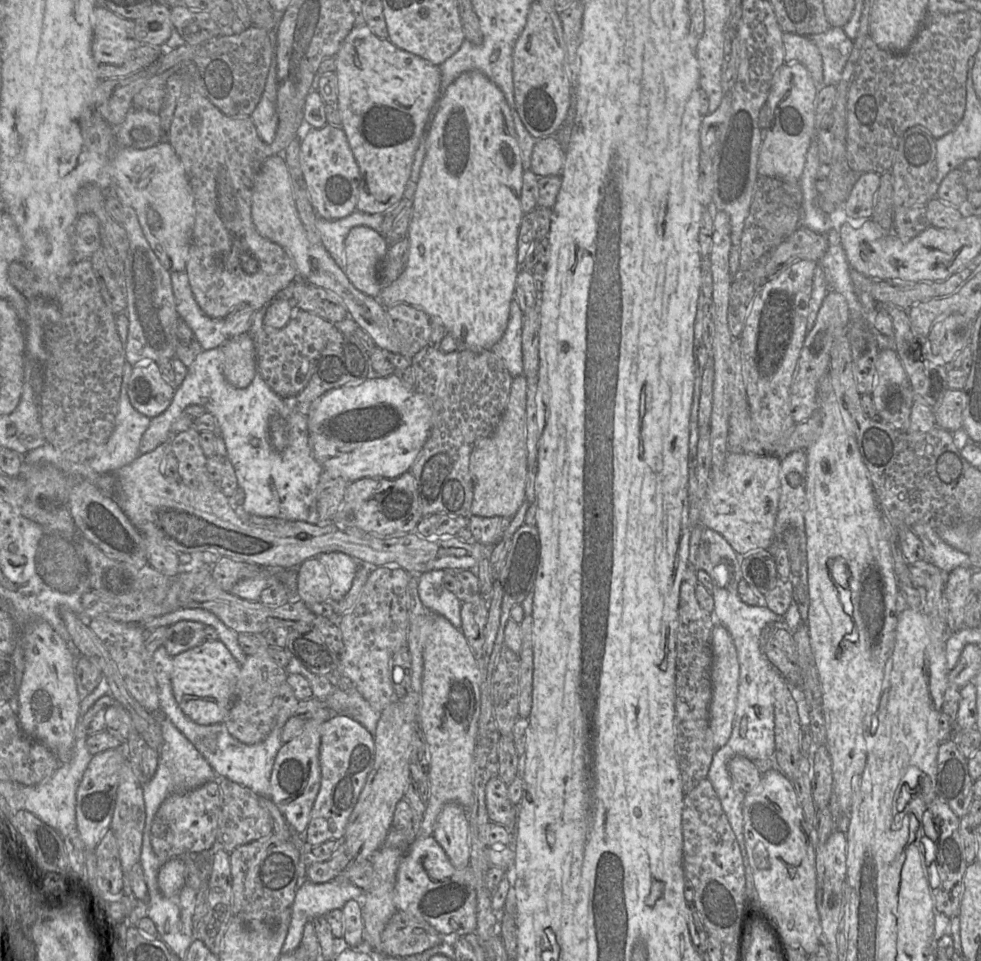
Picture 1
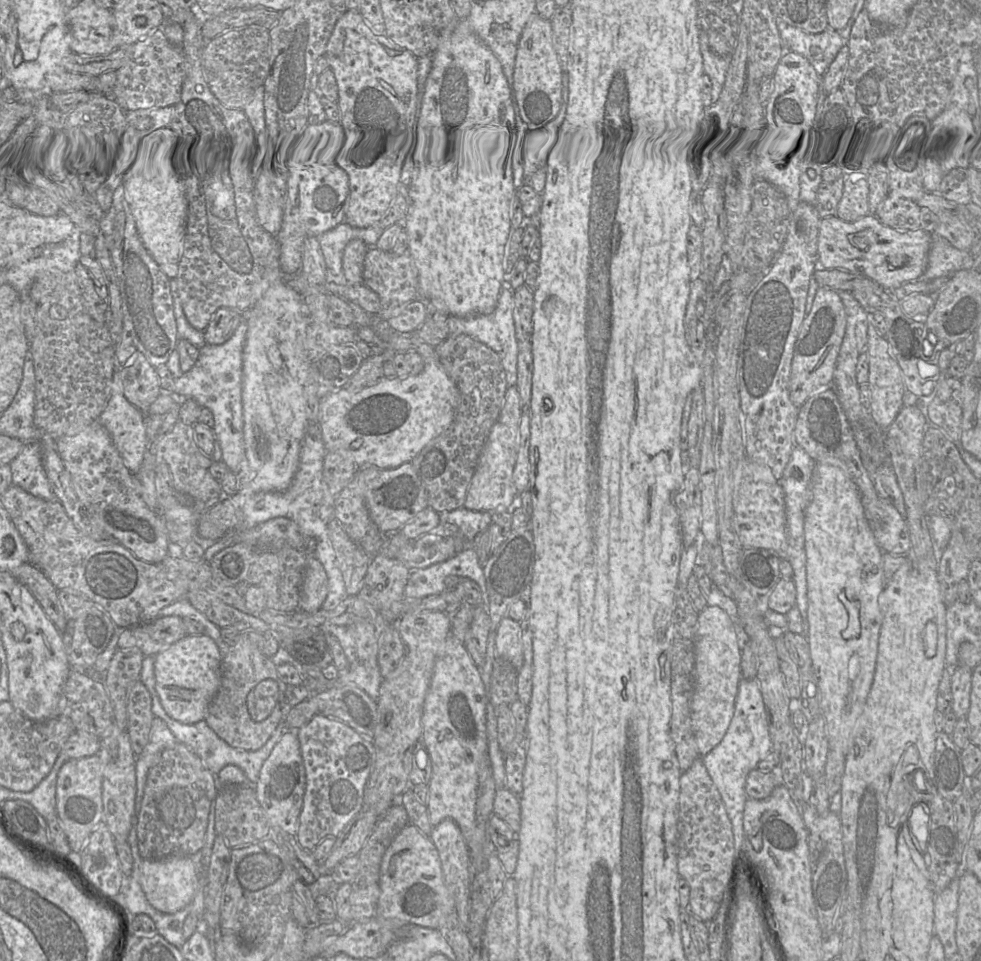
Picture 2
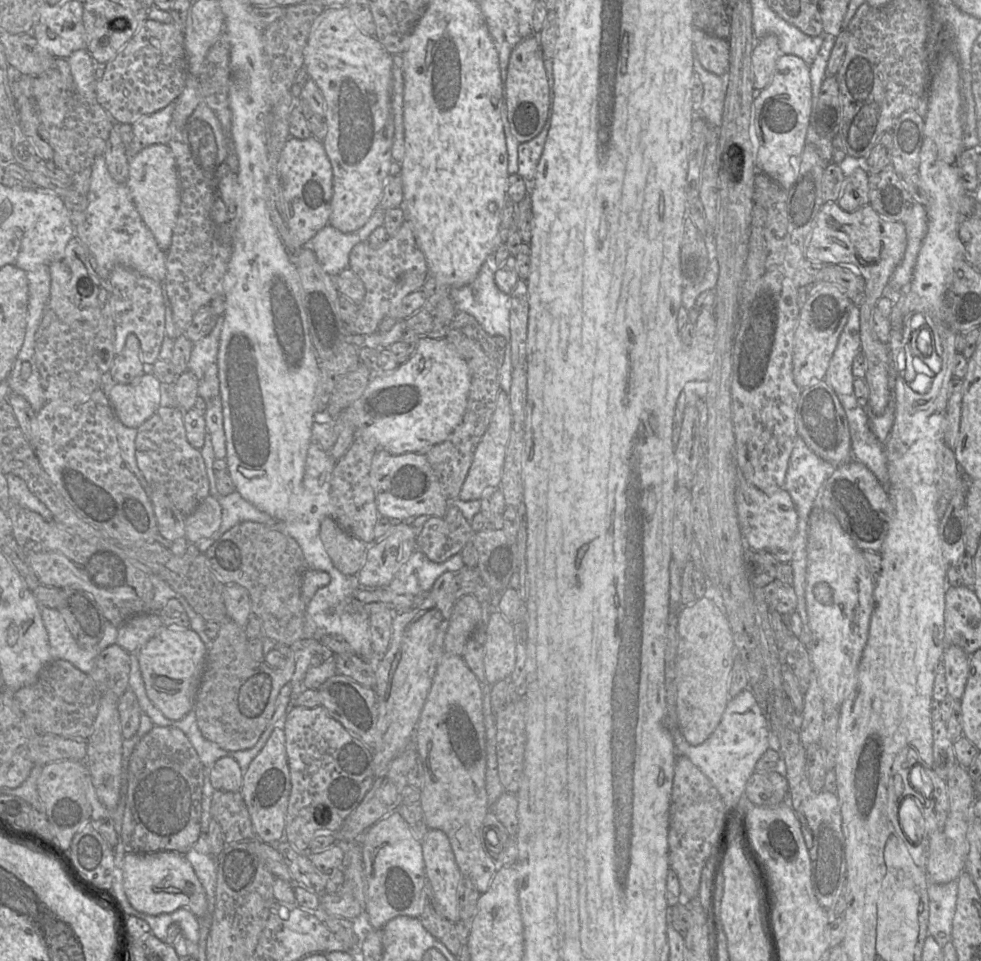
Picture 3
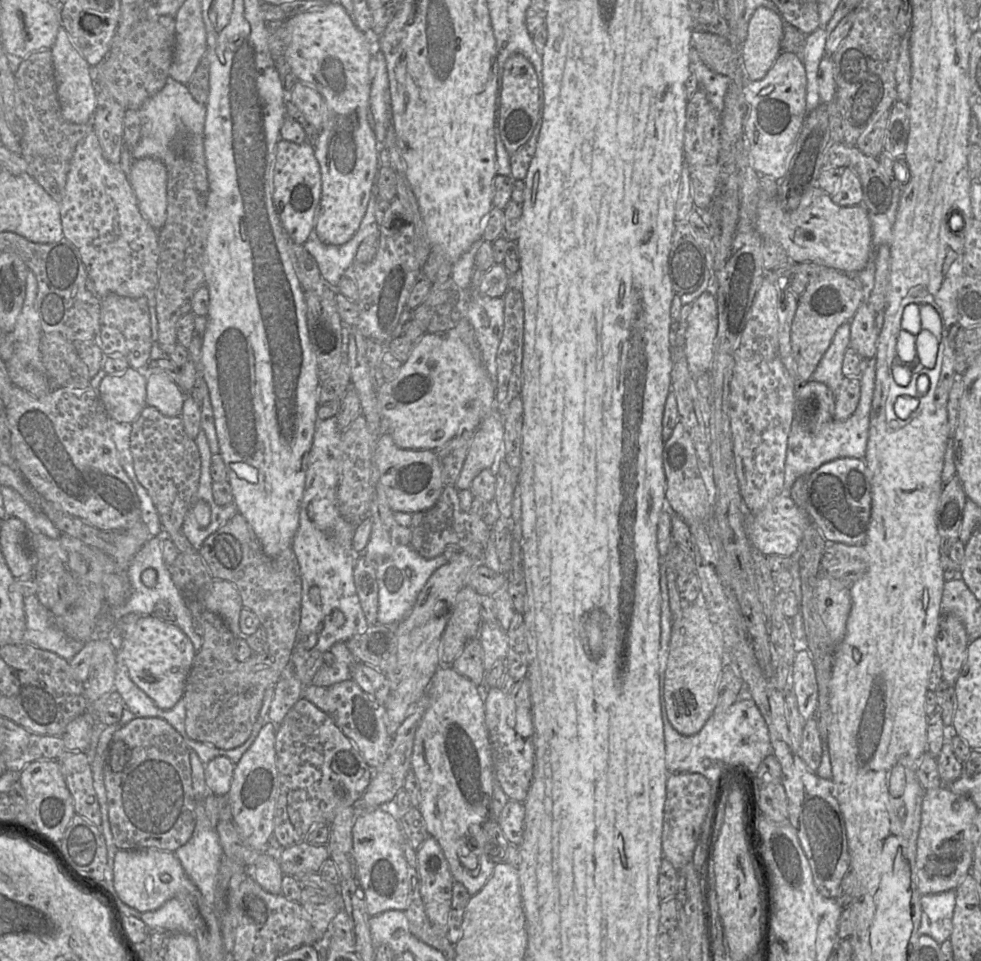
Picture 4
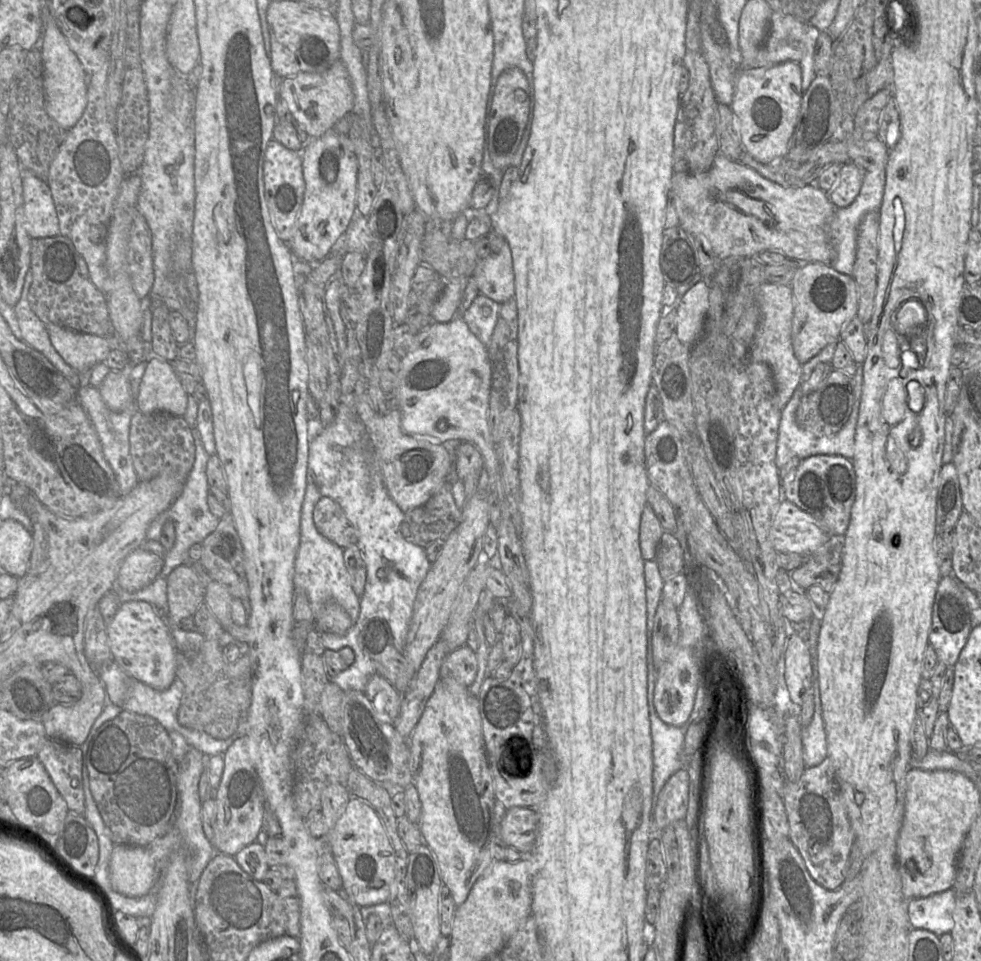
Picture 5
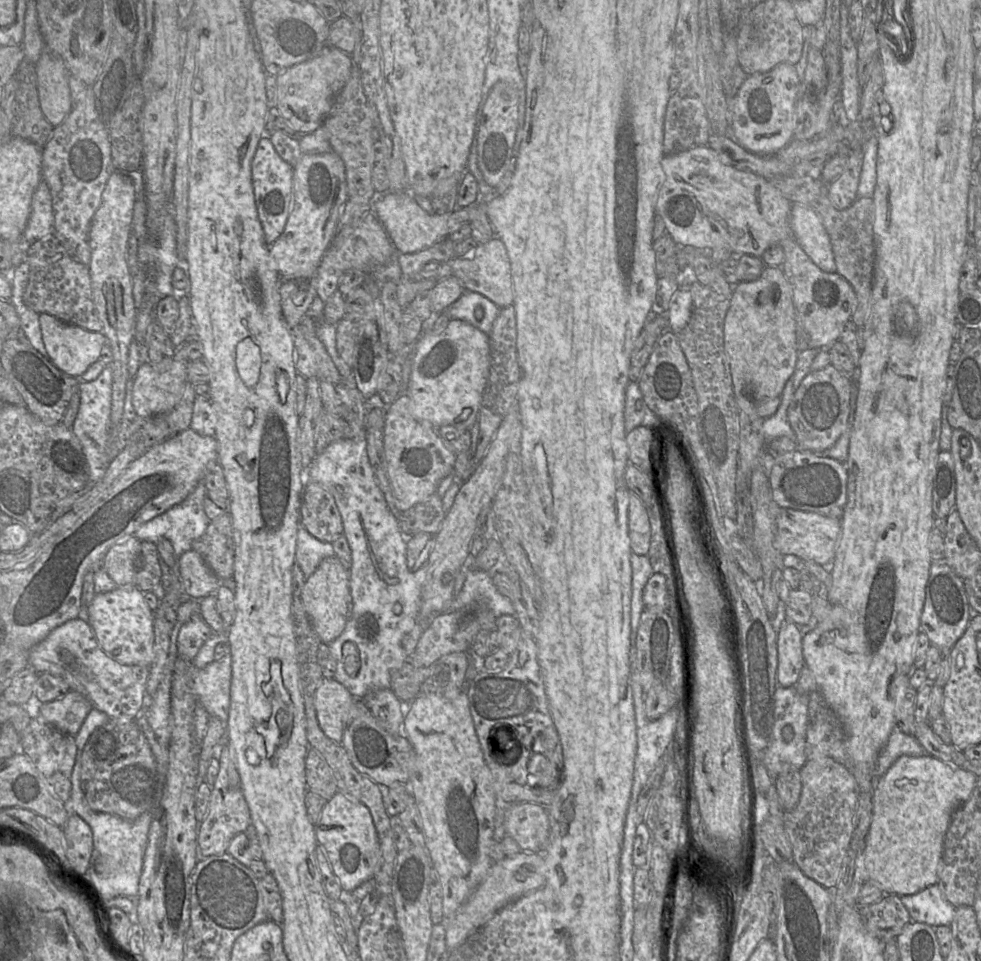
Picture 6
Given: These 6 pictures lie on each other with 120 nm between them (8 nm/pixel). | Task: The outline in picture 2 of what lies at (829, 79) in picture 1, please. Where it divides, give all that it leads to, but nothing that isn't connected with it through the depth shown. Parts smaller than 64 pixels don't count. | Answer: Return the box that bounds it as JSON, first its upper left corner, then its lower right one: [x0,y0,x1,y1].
[777,20,847,77]

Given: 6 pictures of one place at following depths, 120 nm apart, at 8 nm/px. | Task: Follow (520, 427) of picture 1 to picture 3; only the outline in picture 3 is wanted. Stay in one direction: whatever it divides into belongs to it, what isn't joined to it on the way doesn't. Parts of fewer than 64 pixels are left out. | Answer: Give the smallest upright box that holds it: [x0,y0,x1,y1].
[459,392,512,501]

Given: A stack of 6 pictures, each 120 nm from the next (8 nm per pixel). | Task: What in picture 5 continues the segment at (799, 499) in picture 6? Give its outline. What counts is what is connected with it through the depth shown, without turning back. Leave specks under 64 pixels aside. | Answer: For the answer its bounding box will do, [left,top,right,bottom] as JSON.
[782,455,856,536]

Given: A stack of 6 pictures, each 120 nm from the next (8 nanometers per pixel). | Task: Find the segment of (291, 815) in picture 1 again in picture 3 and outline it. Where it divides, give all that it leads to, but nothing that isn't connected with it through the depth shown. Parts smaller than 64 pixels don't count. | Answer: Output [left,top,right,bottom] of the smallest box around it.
[240,727,291,844]

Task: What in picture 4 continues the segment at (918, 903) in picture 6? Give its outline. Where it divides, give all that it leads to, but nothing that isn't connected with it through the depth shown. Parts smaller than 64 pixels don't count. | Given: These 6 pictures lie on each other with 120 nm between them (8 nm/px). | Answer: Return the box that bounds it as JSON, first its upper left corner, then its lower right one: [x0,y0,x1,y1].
[920,890,956,945]

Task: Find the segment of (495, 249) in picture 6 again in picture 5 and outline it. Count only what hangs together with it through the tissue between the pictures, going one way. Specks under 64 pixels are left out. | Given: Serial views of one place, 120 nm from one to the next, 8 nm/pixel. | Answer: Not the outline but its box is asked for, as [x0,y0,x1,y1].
[471,243,515,304]

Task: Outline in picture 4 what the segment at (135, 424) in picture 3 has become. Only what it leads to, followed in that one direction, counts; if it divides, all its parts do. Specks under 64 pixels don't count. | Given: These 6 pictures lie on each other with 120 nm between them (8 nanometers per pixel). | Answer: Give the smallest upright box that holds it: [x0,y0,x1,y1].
[99,367,147,424]

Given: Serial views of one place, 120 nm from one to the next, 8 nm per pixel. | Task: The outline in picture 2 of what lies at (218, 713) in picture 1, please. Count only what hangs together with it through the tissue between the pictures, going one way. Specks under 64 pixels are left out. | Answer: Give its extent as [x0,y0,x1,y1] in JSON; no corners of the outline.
[155,635,223,724]

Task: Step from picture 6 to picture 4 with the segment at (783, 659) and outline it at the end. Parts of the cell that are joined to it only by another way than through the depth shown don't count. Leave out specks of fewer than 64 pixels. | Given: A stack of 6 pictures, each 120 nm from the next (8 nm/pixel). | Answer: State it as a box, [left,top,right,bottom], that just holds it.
[791,649,818,721]

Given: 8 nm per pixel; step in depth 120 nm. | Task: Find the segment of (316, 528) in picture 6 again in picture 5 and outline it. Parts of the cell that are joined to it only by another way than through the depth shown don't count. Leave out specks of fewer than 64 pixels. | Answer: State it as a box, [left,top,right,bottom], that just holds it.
[313,497,358,548]

